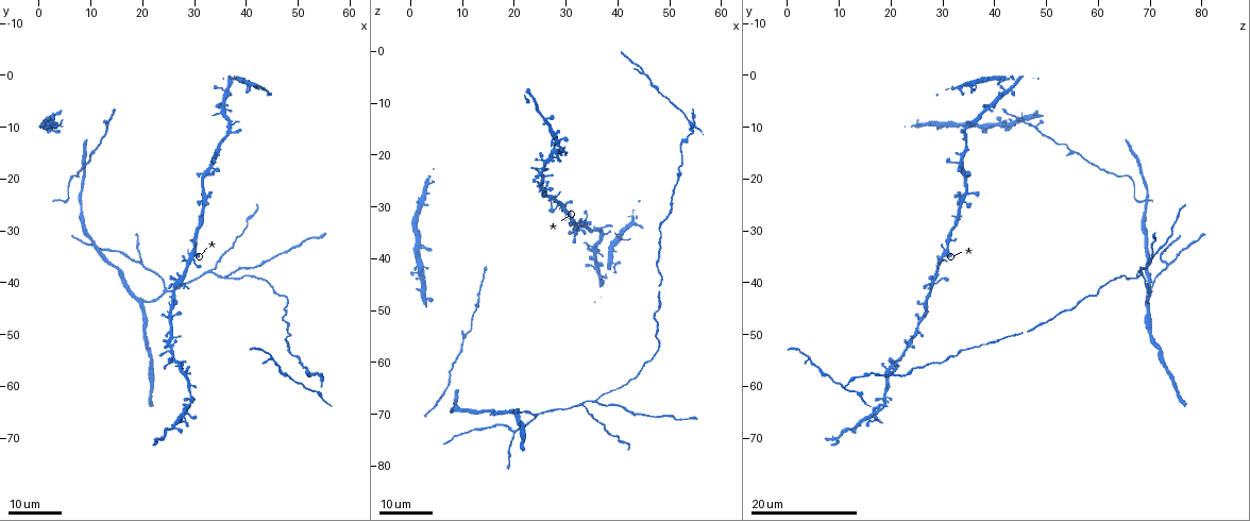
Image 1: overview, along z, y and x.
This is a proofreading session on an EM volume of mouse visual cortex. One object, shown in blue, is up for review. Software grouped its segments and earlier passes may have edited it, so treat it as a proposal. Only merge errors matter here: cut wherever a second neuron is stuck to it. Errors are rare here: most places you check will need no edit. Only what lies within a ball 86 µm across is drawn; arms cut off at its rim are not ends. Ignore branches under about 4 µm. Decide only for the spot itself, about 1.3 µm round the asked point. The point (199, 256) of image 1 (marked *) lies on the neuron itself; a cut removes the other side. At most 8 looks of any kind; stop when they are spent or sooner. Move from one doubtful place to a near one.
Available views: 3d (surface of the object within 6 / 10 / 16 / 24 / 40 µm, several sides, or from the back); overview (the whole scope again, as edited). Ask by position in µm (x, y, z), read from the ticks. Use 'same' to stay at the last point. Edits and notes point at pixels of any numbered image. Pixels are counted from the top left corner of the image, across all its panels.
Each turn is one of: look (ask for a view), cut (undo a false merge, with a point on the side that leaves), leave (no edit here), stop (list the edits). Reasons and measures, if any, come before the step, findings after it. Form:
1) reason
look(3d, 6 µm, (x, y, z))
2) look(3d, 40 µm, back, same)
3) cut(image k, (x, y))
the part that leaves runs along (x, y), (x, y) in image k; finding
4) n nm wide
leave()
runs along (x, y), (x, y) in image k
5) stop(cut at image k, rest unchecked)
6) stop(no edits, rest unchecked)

look(3d, 24 µm, (28.5, 65.5, 17.0))

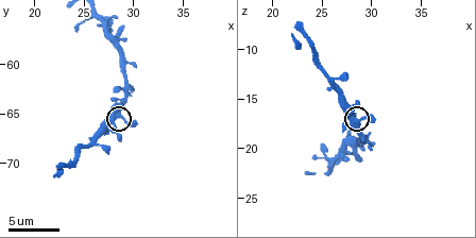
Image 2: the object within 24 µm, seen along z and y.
look(3d, 6 µm, (28.8, 65.0, 17.2))

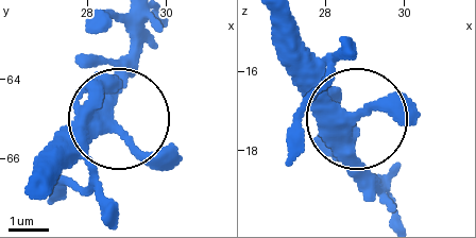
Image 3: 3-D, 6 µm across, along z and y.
other side
look(3d, 6 µm, back, (28.55, 65.15, 17.15))

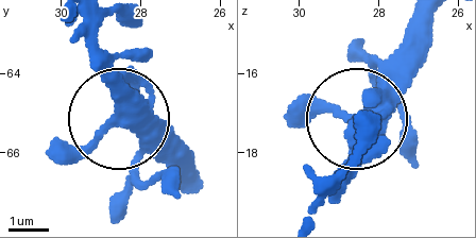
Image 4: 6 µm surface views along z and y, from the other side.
430 nm wide
leave()
one neuron here

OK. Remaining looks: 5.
three arms meet
look(3d, 16 µm, (24.0, 41.0, 70.5))

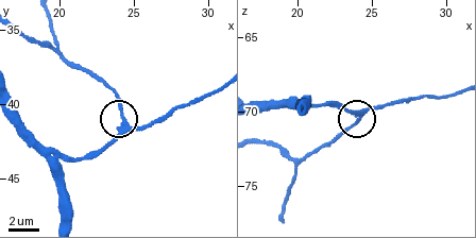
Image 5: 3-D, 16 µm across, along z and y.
look(3d, 10 µm, (24.2, 41.2, 70.4))

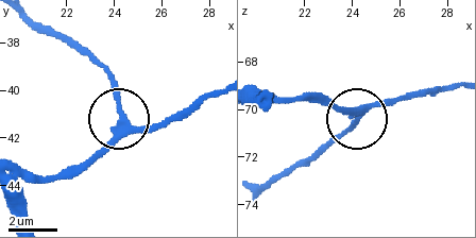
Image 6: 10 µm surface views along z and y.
leave()
runs along (219, 88), (158, 123), (139, 125), (123, 113), (105, 66) in image 6; continuous, no second neuron

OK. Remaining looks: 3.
three arms meet
look(3d, 16 µm, (20.0, 37.0, 73.5))

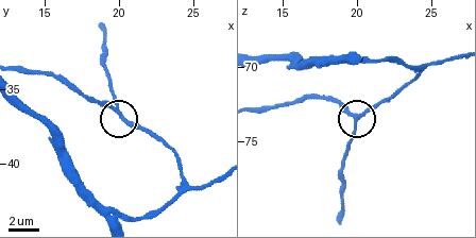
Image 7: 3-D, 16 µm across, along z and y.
look(3d, 6 µm, (19.8, 36.4, 73.4))

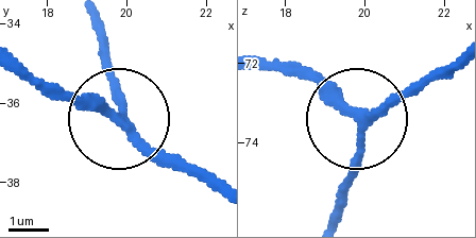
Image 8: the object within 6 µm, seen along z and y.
230 nm wide
leave()
one neuron here

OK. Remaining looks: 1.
stop(no edits, rest unchecked)

